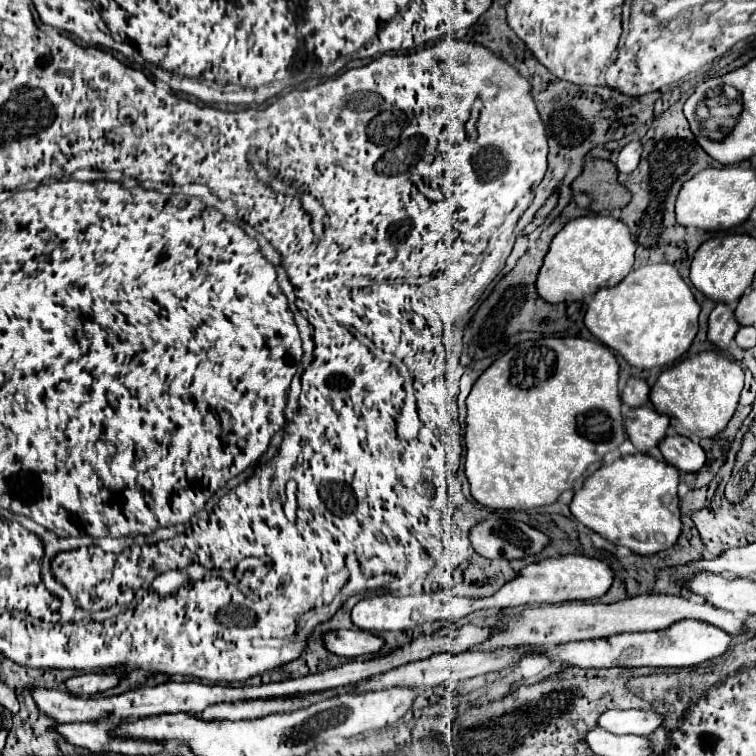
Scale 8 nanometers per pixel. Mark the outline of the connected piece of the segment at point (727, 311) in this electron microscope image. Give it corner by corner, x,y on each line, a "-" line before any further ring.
718,303
714,307
714,311
710,313
710,329
708,329
708,339
720,347
720,349
728,349
730,341
734,339
736,331
740,329
736,317
734,317
734,311
724,305
724,303

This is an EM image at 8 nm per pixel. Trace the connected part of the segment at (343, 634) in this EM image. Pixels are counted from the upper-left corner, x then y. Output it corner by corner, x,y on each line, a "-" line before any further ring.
352,629
352,631
326,631
322,635
326,641
326,649
330,653
336,653
338,657
346,659
356,659
362,655
374,655
380,651
384,641
368,631

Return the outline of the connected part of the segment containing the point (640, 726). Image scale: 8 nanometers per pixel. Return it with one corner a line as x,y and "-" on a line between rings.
606,711
598,717
598,727
610,733
634,733
634,735
648,735
662,723
662,717
654,711

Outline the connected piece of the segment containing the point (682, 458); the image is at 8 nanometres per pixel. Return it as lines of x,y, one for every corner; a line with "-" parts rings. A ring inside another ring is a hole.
670,435
666,437
662,443
660,443
660,451
664,455
664,459
674,465
676,469
680,471
698,471
704,461
706,461
706,455
702,451
702,447
694,441
690,441
688,437
684,435

